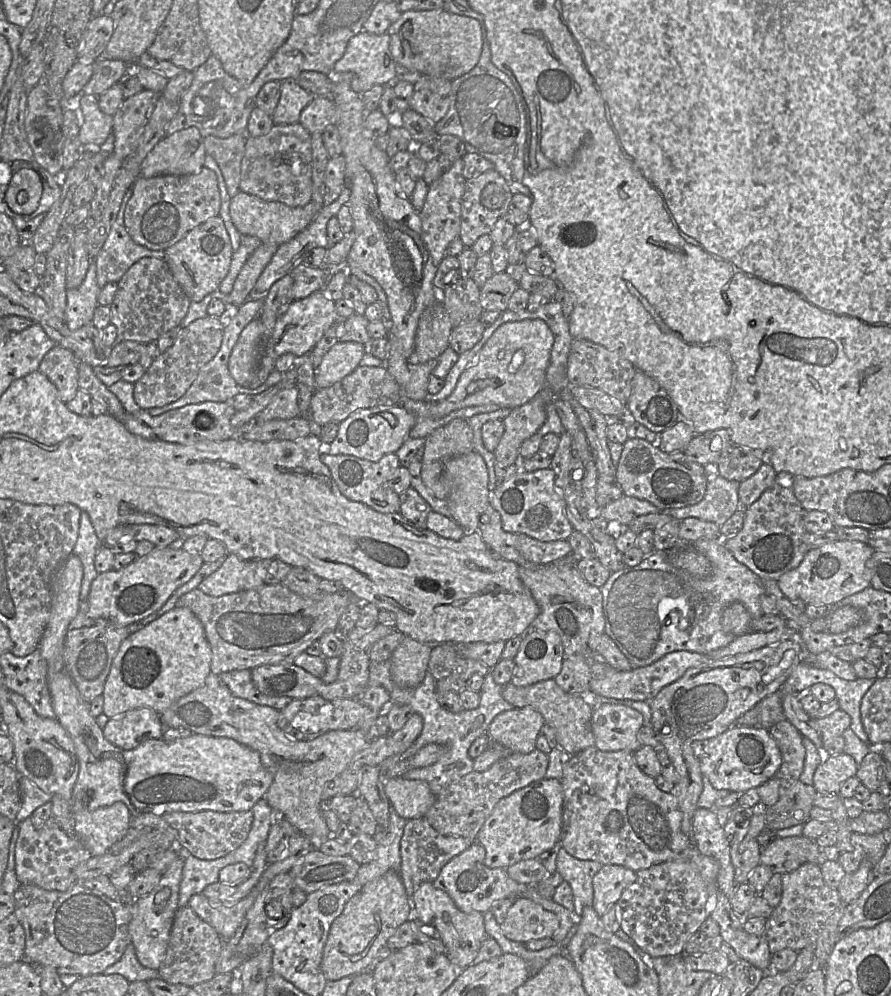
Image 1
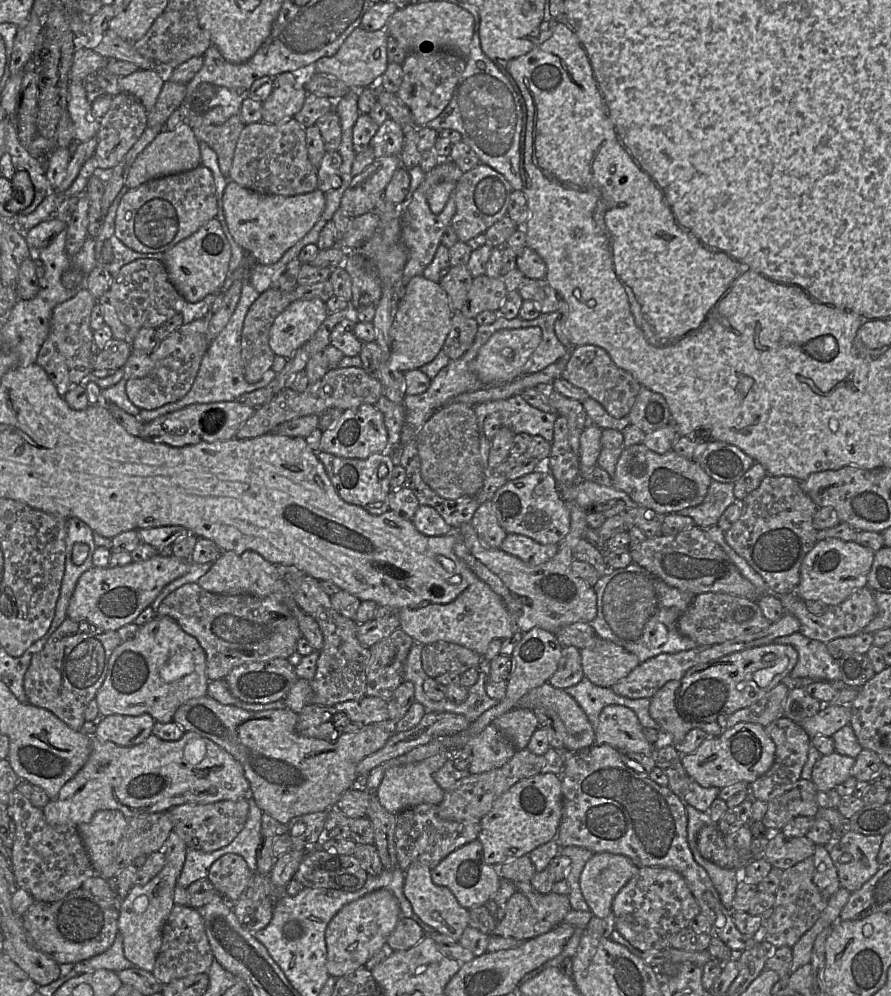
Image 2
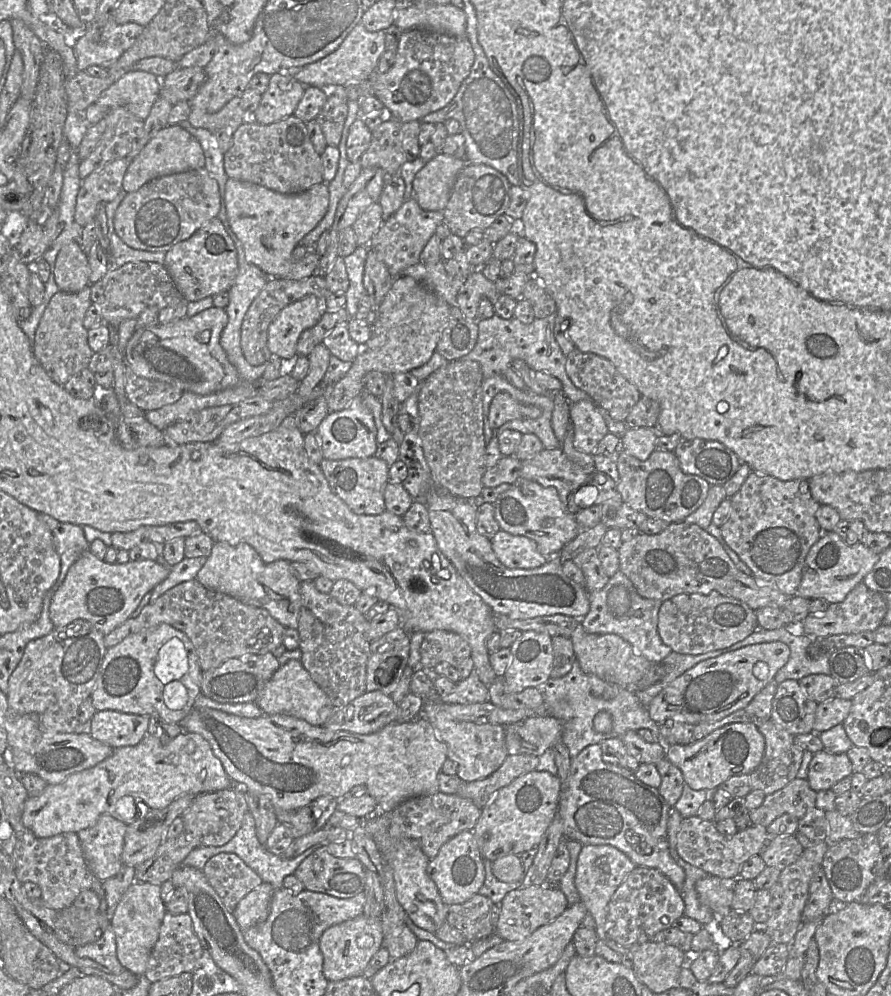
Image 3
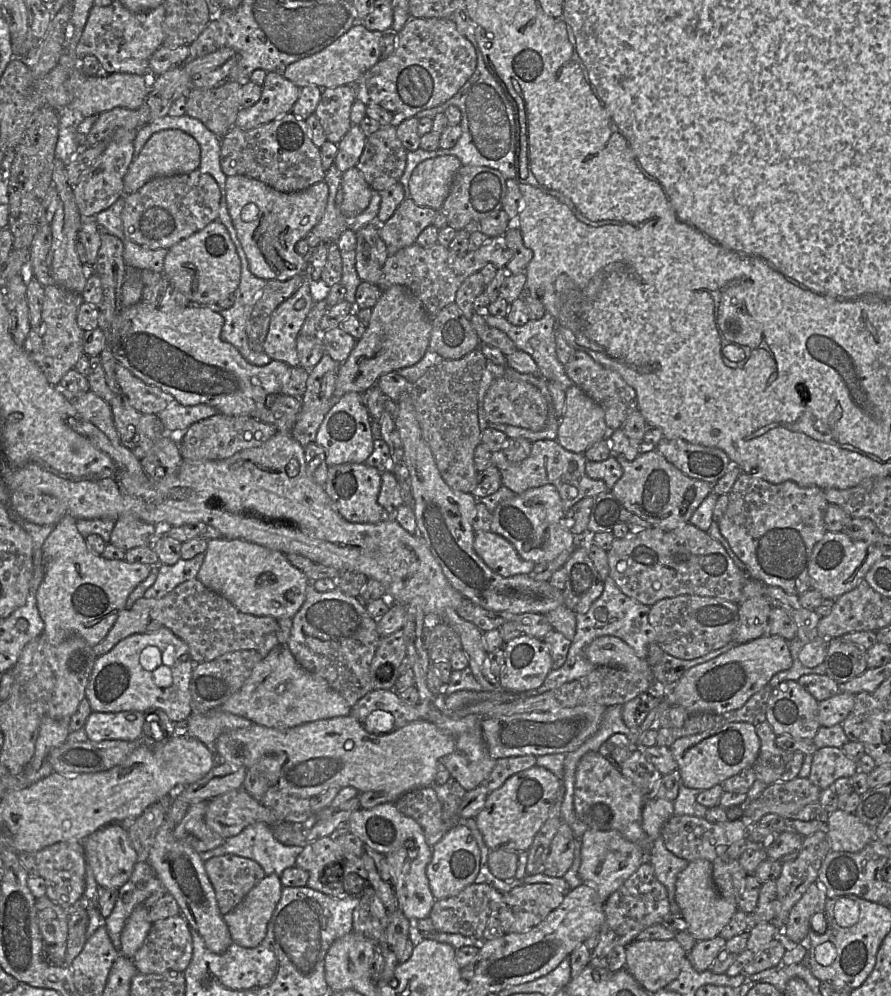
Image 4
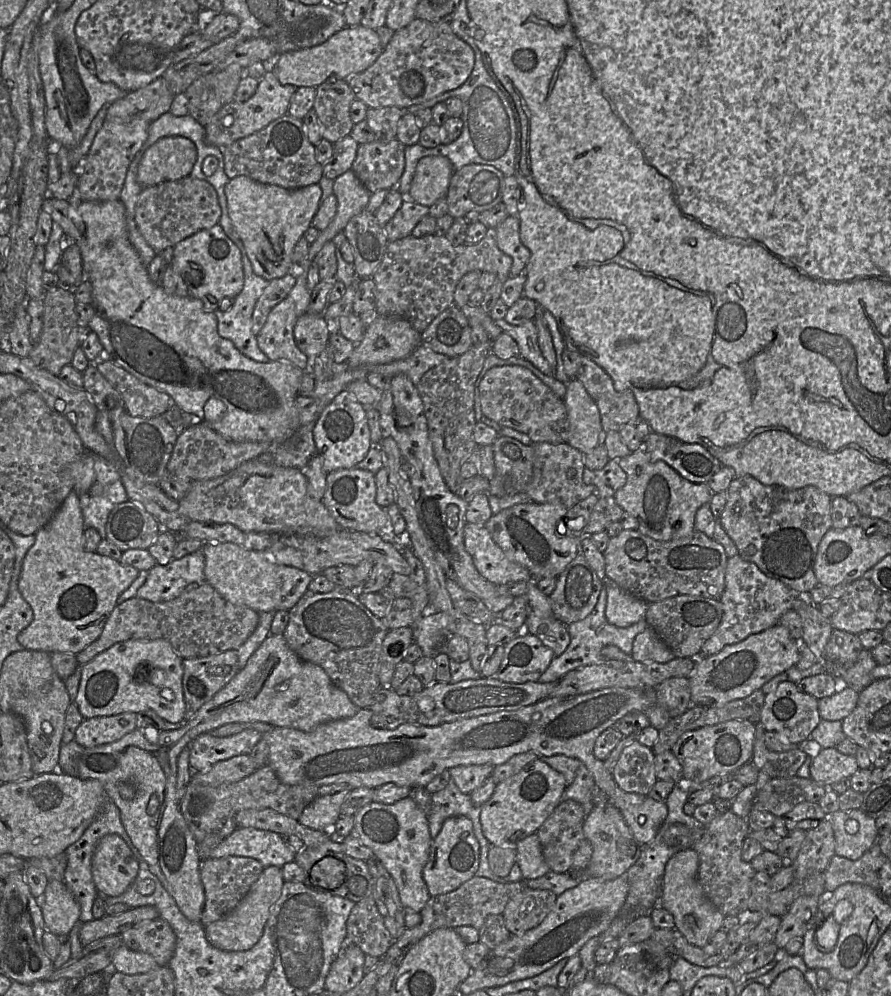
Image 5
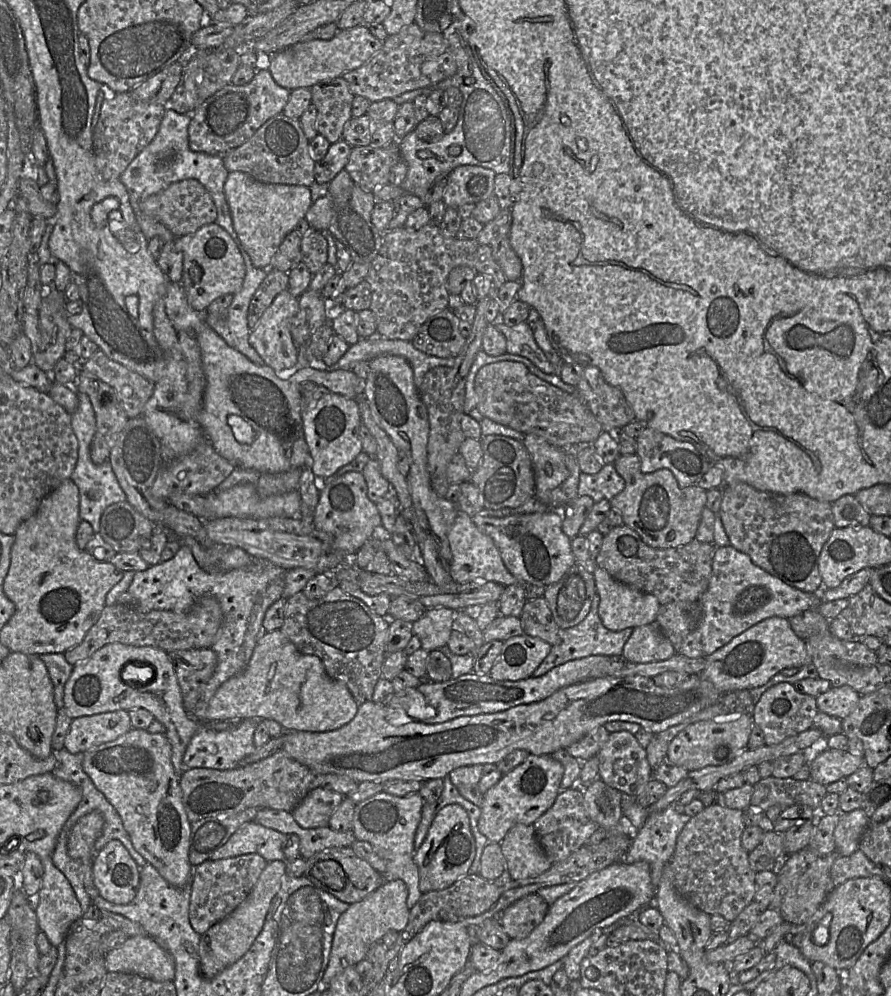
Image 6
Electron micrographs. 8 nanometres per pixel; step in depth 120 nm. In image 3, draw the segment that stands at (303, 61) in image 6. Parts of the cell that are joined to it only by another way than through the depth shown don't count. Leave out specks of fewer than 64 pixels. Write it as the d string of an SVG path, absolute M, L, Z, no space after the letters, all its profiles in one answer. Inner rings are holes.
M360 23L352 29L334 52L290 74L305 87L344 88L351 82L367 80L376 71L379 58L385 50L385 31L369 32Z

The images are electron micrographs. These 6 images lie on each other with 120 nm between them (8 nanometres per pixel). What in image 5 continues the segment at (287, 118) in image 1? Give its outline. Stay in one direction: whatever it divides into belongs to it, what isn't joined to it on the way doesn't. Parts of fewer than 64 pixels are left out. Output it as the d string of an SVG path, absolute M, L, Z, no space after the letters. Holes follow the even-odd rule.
M266 72L259 80L255 94L245 102L232 102L223 106L204 127L205 139L209 145L223 149L239 139L246 138L288 114L292 96L297 87L282 85L273 72Z

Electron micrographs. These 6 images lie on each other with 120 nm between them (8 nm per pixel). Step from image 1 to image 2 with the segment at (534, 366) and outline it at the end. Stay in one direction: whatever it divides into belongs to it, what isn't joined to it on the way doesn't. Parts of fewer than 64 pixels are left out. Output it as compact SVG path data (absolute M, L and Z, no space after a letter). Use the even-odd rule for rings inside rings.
M540 327L519 329L502 329L496 331L480 348L476 357L470 363L470 370L486 385L497 385L511 382L525 375L523 367L542 340Z

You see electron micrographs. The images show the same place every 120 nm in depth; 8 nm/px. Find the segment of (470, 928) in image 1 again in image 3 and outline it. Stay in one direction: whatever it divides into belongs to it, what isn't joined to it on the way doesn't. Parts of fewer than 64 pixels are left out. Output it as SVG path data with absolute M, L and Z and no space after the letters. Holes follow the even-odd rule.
M392 837L392 847L384 854L386 862L393 870L396 896L398 902L411 919L412 923L429 932L435 931L446 921L448 906L442 901L439 890L427 873L430 859L423 853L416 839L395 839Z

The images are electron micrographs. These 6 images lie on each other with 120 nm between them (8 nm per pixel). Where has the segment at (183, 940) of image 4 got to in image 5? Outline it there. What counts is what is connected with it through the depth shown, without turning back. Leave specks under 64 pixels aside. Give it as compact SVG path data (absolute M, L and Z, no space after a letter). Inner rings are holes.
M158 918L152 921L143 921L125 930L120 934L123 945L134 951L151 955L158 965L168 966L176 947L176 935L168 922Z

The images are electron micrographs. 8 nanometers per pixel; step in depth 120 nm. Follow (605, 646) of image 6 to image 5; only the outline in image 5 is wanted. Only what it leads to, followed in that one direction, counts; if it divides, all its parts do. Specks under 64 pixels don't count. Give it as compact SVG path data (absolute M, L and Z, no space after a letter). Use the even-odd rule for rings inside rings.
M603 586L600 592L598 601L593 611L583 620L567 625L567 631L570 636L570 644L567 649L559 656L555 656L545 672L539 677L538 682L550 683L557 682L570 671L578 668L600 664L606 661L602 655L601 650L604 646L615 645L623 652L630 655L633 648L633 641L635 637L649 627L646 619L632 624L629 627L617 627L610 624L605 616L605 609L607 604L607 591Z

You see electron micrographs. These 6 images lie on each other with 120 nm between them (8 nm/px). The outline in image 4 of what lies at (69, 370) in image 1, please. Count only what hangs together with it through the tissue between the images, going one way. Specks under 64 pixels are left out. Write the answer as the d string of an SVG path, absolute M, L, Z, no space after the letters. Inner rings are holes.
M57 284L44 288L44 302L39 323L31 328L24 348L45 374L50 384L57 386L63 376L73 369L83 354L84 331L77 324L77 313L84 300L79 293Z

